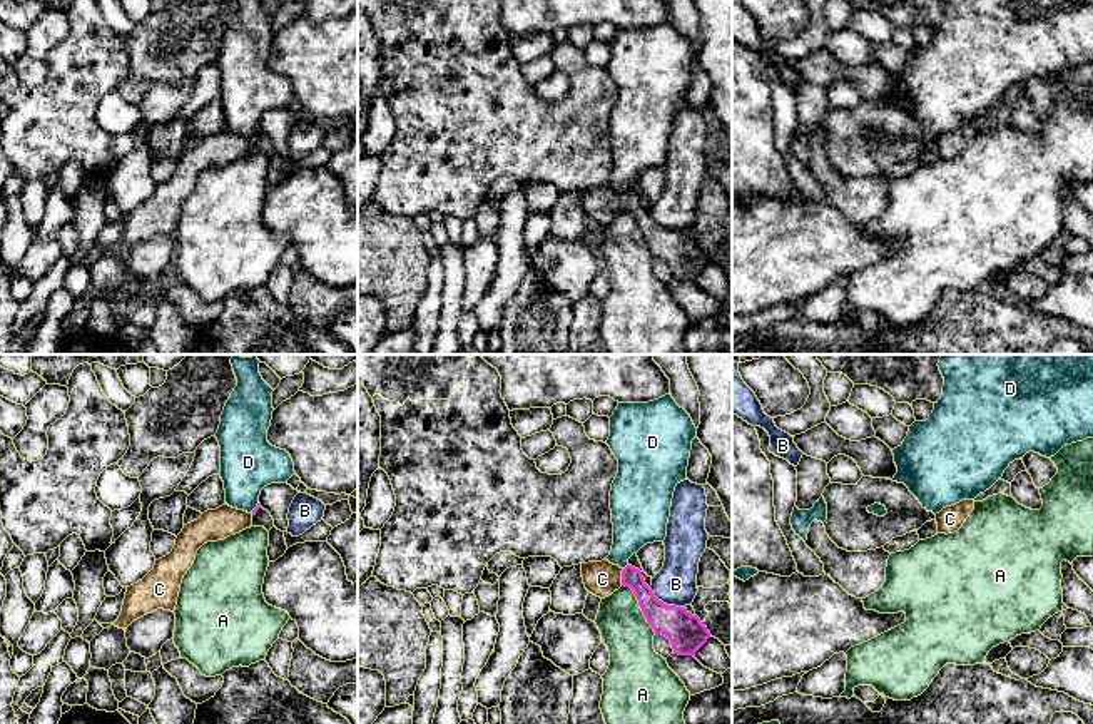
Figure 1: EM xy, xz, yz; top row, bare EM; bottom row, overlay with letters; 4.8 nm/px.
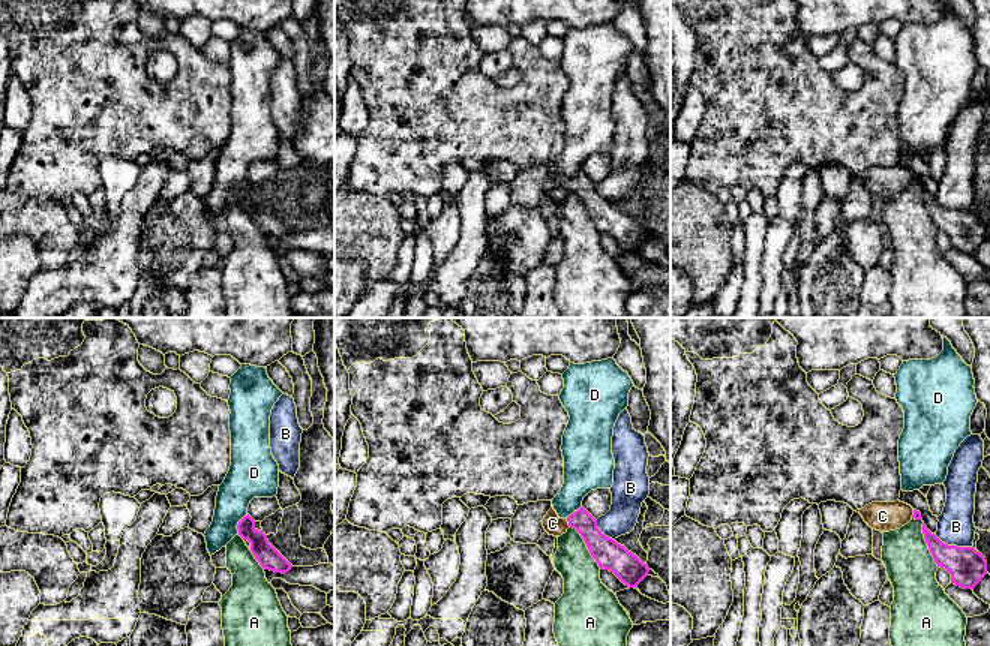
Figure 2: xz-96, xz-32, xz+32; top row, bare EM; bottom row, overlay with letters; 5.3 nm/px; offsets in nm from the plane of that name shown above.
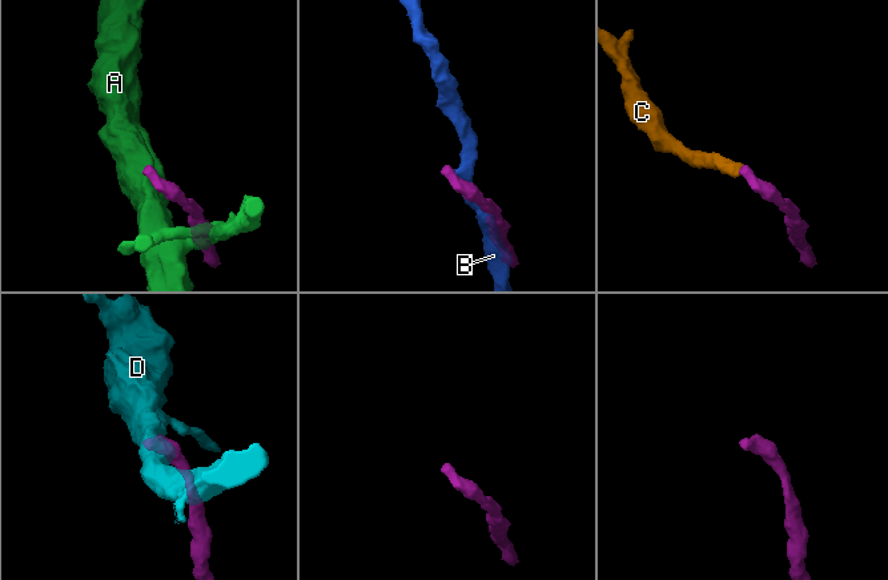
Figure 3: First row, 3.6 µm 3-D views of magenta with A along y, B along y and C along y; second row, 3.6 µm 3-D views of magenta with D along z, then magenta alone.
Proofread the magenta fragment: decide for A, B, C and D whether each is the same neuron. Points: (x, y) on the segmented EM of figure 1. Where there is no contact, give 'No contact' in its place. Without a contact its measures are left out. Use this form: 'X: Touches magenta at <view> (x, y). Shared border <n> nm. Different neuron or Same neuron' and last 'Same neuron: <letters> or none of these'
A: Touches magenta at xz (640, 607). Shared border 280 nm. Different neuron
B: Touches magenta at xz (665, 604). Shared border 190 nm. Different neuron
C: Touches magenta at xz (622, 577). Shared border 80 nm. Same neuron
D: Touches magenta at xz (625, 567). Shared border 40 nm. Different neuron
Same neuron: C

